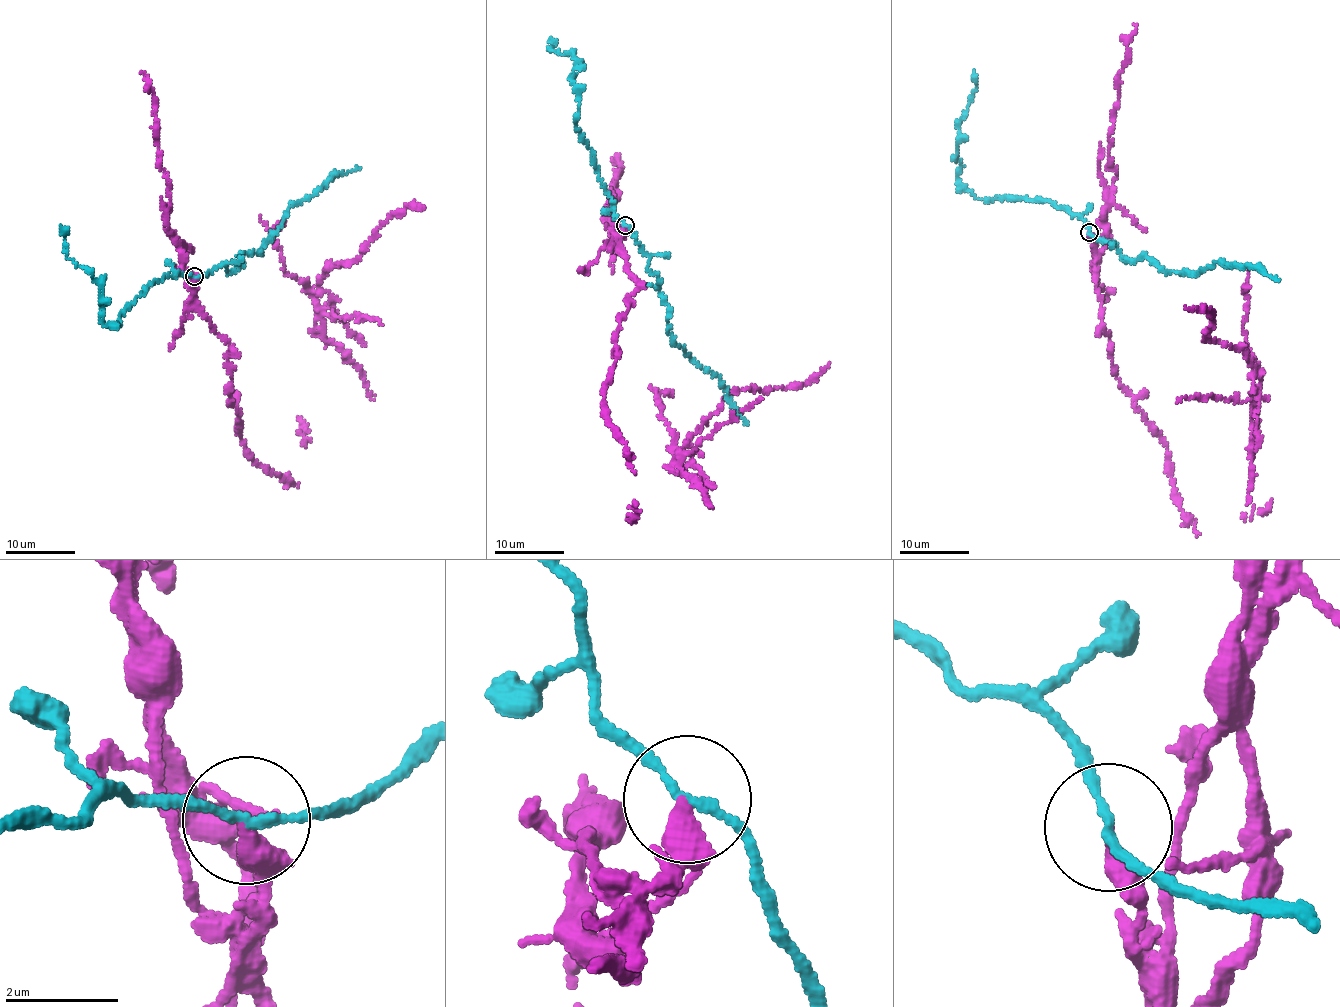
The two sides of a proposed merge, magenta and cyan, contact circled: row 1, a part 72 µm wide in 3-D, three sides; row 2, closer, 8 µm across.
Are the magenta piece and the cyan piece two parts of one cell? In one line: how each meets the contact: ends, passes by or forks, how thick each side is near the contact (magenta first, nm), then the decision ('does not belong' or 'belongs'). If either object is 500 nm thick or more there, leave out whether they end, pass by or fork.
magenta ends; cyan passes by; calibres 360 and 140 nm; does not belong

